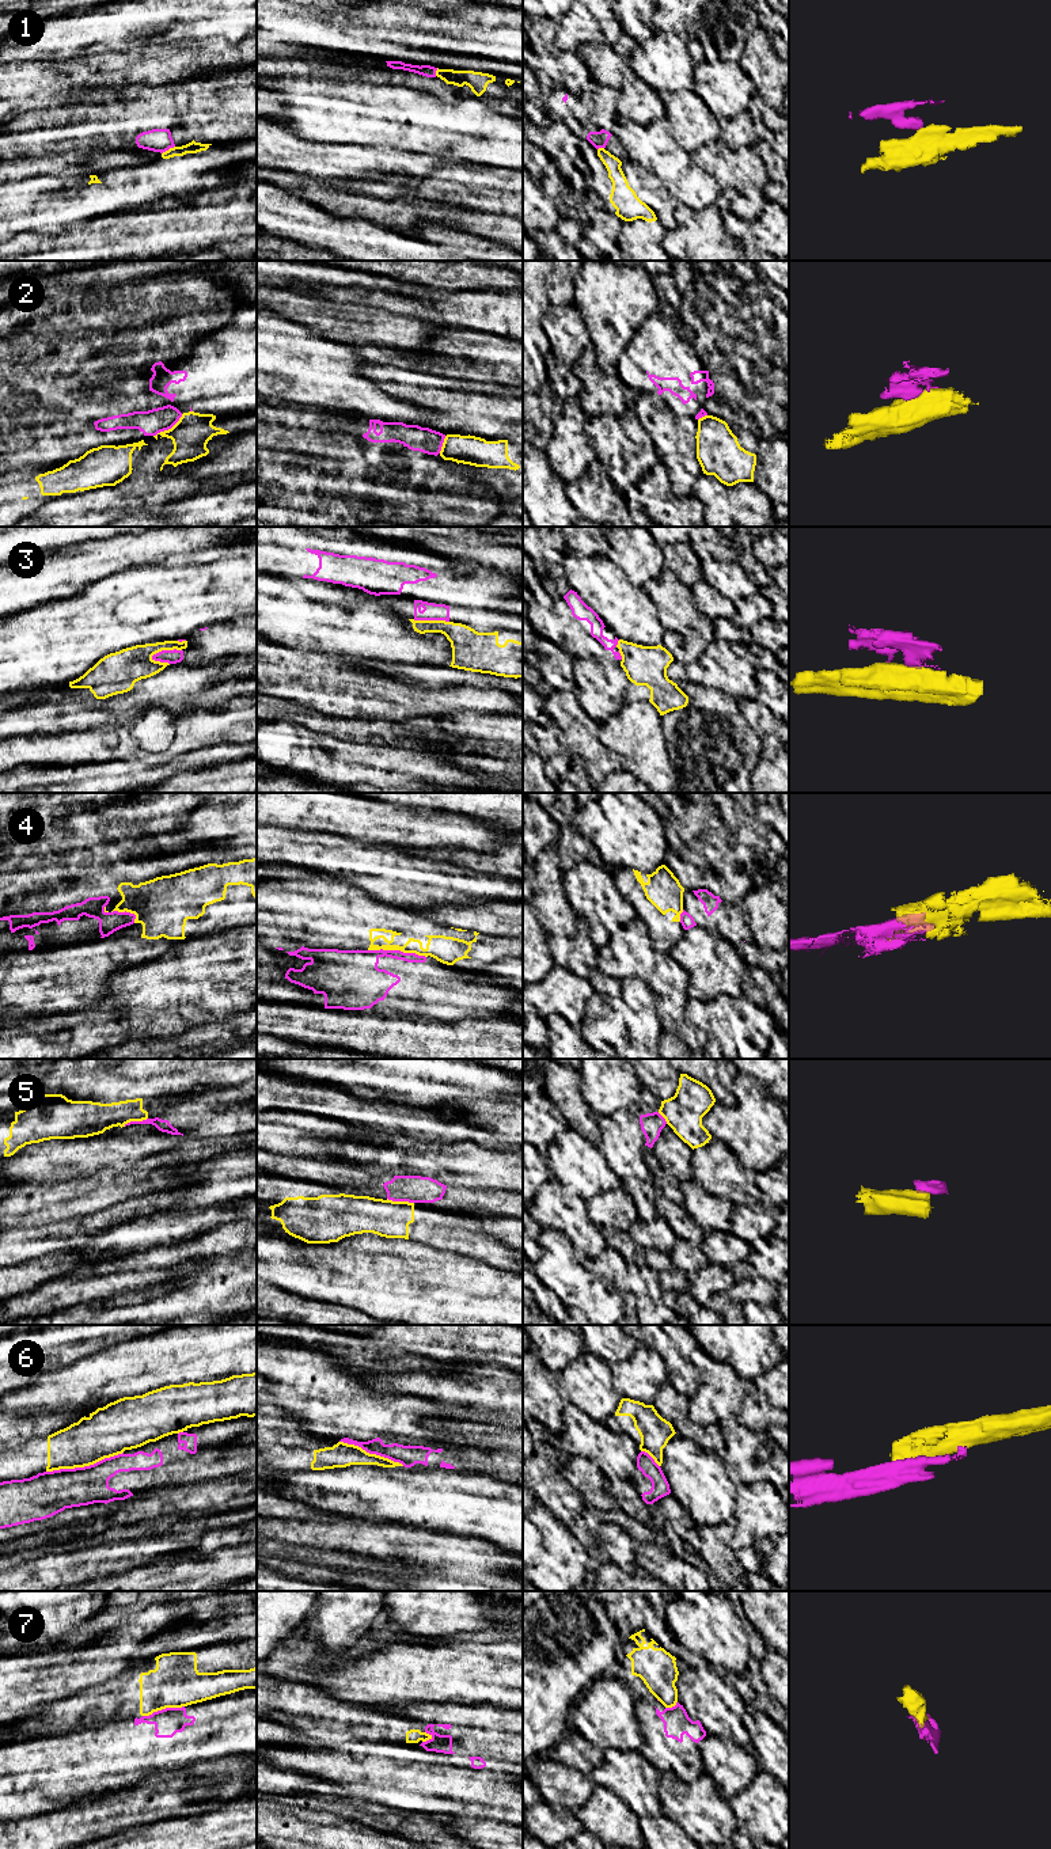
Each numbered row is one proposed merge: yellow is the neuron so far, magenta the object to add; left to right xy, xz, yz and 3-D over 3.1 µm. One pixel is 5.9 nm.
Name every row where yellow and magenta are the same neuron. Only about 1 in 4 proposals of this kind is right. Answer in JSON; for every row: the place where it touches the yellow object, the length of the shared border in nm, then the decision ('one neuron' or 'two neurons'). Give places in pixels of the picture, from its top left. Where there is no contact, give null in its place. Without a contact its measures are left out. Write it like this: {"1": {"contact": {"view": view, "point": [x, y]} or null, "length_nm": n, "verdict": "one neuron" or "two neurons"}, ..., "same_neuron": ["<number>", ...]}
{"1": {"contact": {"view": "xy", "point": [169, 150]}, "length_nm": 90, "verdict": "two neurons"}, "2": {"contact": {"view": "xy", "point": [169, 429]}, "length_nm": 220, "verdict": "two neurons"}, "3": {"contact": {"view": "xy", "point": [164, 649]}, "length_nm": 190, "verdict": "two neurons"}, "4": {"contact": {"view": "xz", "point": [397, 949]}, "length_nm": 340, "verdict": "two neurons"}, "5": {"contact": {"view": "xz", "point": [401, 1202]}, "length_nm": 160, "verdict": "two neurons"}, "6": {"contact": {"view": "xy", "point": [84, 1465]}, "length_nm": 480, "verdict": "two neurons"}, "7": {"contact": {"view": "xy", "point": [163, 1708]}, "length_nm": 260, "verdict": "two neurons"}, "same_neuron": []}

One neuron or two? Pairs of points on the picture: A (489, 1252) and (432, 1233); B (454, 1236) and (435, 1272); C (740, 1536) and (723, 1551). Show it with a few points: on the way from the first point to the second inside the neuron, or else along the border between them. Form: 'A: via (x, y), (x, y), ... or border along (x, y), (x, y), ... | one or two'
A: via (475, 1244), (463, 1234), (446, 1233) | one
B: border along (416, 1241), (477, 1259) | two
C: border along (728, 1544), (735, 1551) | two

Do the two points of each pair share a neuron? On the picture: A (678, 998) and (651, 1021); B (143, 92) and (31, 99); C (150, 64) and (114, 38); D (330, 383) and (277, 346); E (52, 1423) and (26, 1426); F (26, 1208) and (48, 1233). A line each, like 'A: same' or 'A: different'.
A: different
B: different
C: different
D: same
E: same
F: different

